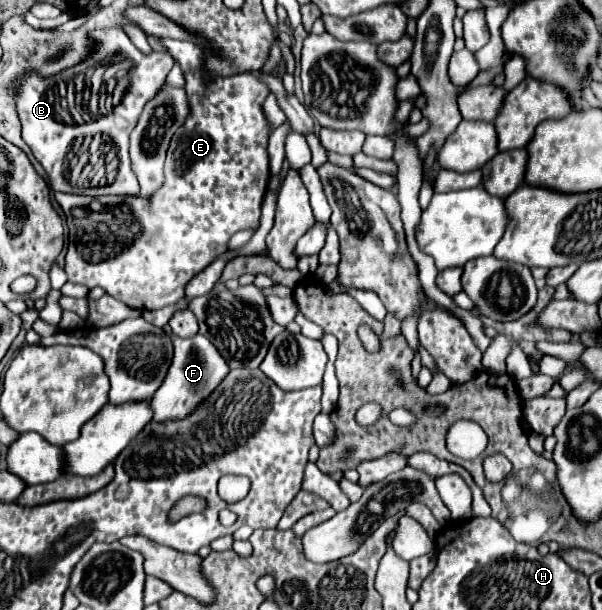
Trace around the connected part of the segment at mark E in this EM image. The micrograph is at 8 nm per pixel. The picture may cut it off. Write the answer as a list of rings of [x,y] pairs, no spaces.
[[[162,38],[160,43],[181,64],[185,72],[185,92],[189,116],[173,134],[165,160],[165,184],[145,200],[143,196],[75,196],[55,194],[69,224],[69,250],[65,272],[69,282],[87,288],[101,286],[113,298],[135,310],[159,310],[177,304],[183,298],[183,286],[215,258],[227,252],[229,238],[245,228],[257,228],[261,202],[269,182],[267,136],[269,126],[261,110],[269,90],[263,82],[247,74],[211,76],[205,68],[205,56],[191,42]]]

